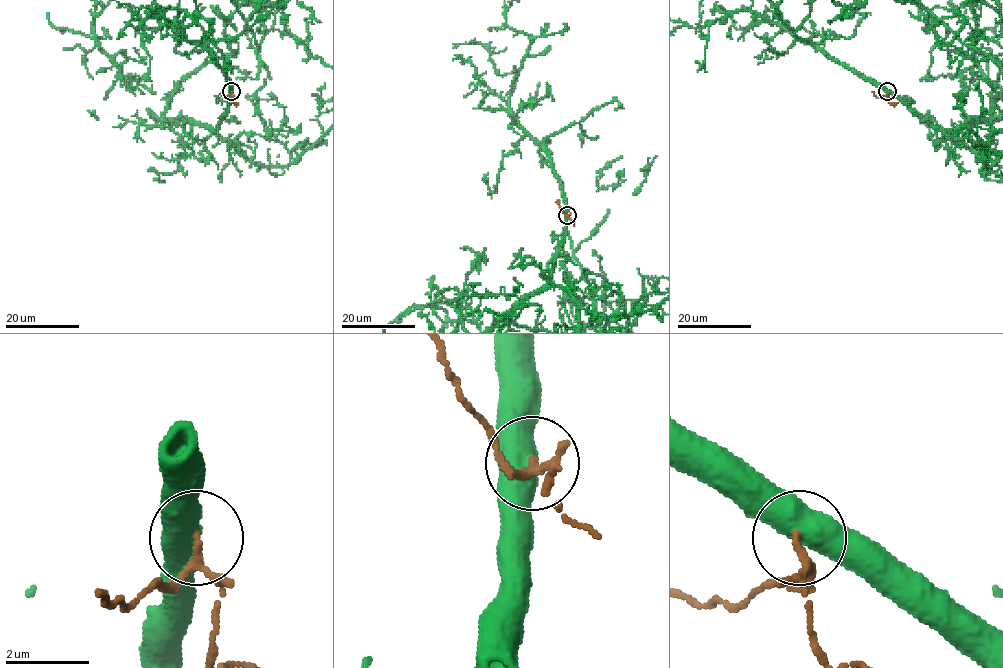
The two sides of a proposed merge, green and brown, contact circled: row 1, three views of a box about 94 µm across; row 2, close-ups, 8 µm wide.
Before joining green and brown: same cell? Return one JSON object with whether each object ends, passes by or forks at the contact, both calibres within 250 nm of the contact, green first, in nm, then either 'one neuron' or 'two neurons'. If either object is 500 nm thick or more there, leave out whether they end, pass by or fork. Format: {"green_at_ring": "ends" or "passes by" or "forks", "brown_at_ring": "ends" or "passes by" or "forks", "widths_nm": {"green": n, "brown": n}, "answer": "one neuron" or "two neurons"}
{"widths_nm": {"green": 550, "brown": 150}, "answer": "two neurons"}

